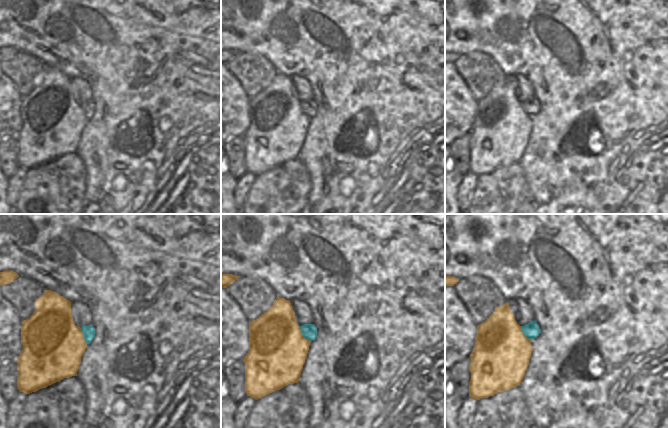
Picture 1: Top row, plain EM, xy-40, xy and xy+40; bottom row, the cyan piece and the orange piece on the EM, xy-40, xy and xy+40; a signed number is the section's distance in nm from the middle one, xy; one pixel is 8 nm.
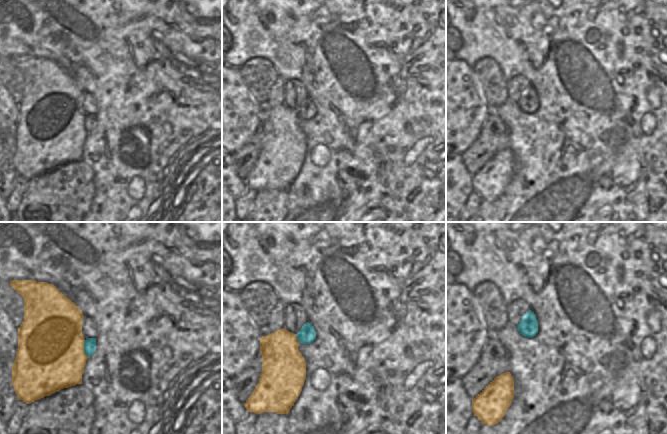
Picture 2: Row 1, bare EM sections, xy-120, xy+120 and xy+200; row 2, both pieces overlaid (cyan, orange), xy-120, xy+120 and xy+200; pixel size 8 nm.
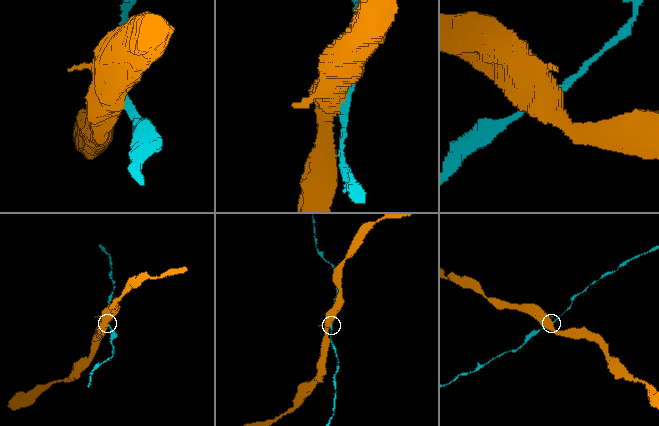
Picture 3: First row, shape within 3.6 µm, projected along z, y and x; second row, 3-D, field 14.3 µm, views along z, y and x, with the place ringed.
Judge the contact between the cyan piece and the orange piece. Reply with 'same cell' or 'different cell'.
different cell

